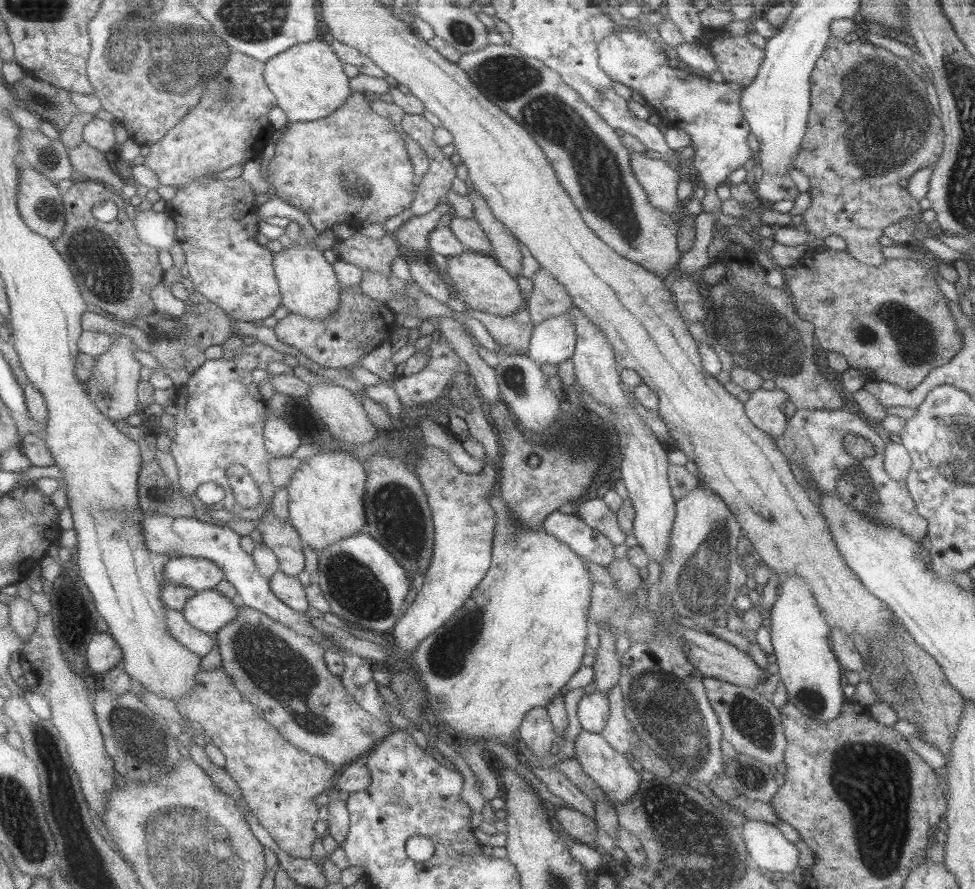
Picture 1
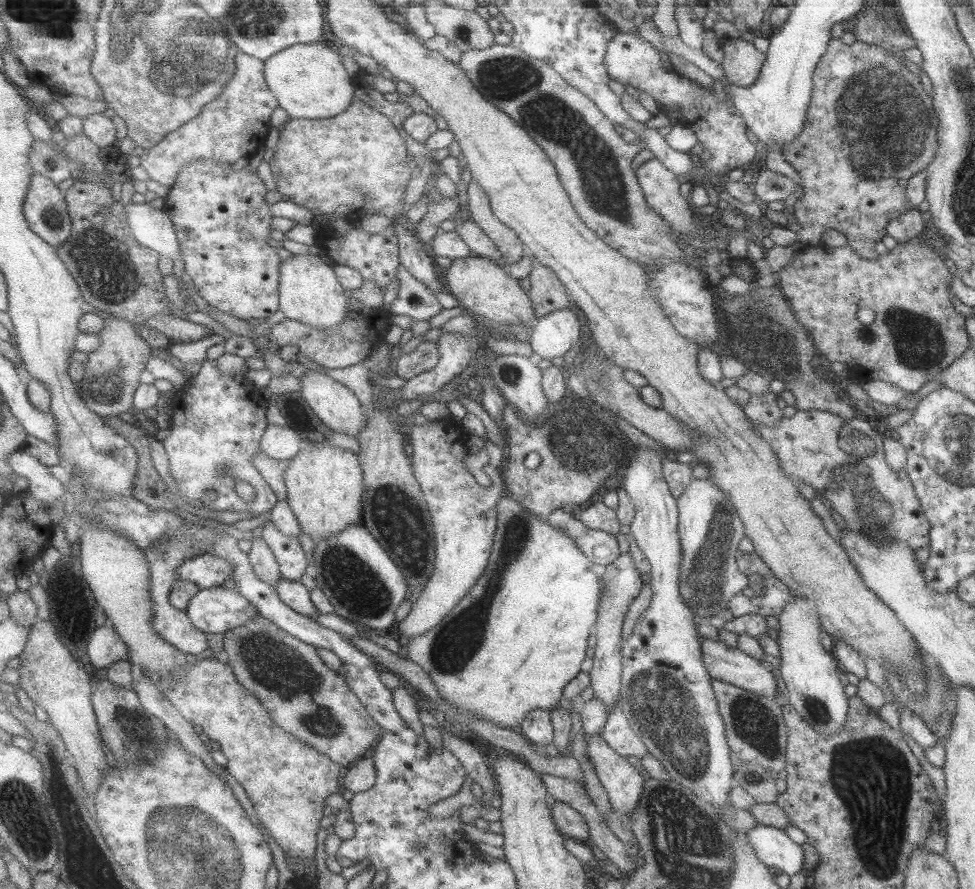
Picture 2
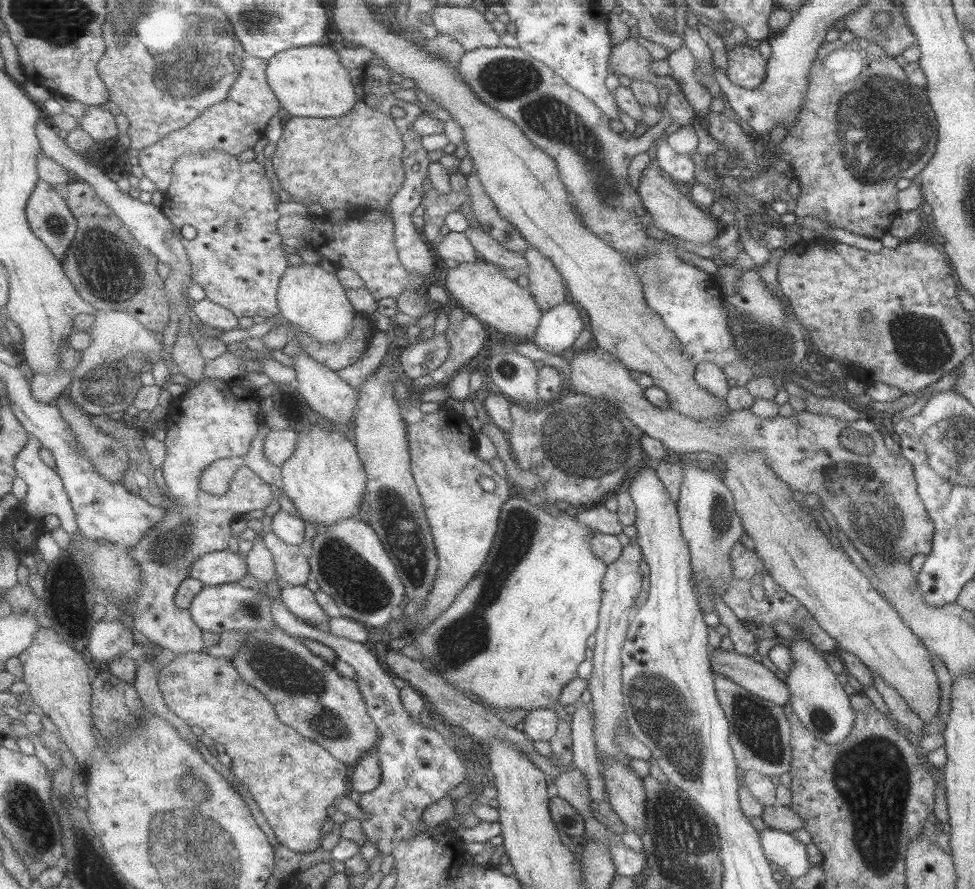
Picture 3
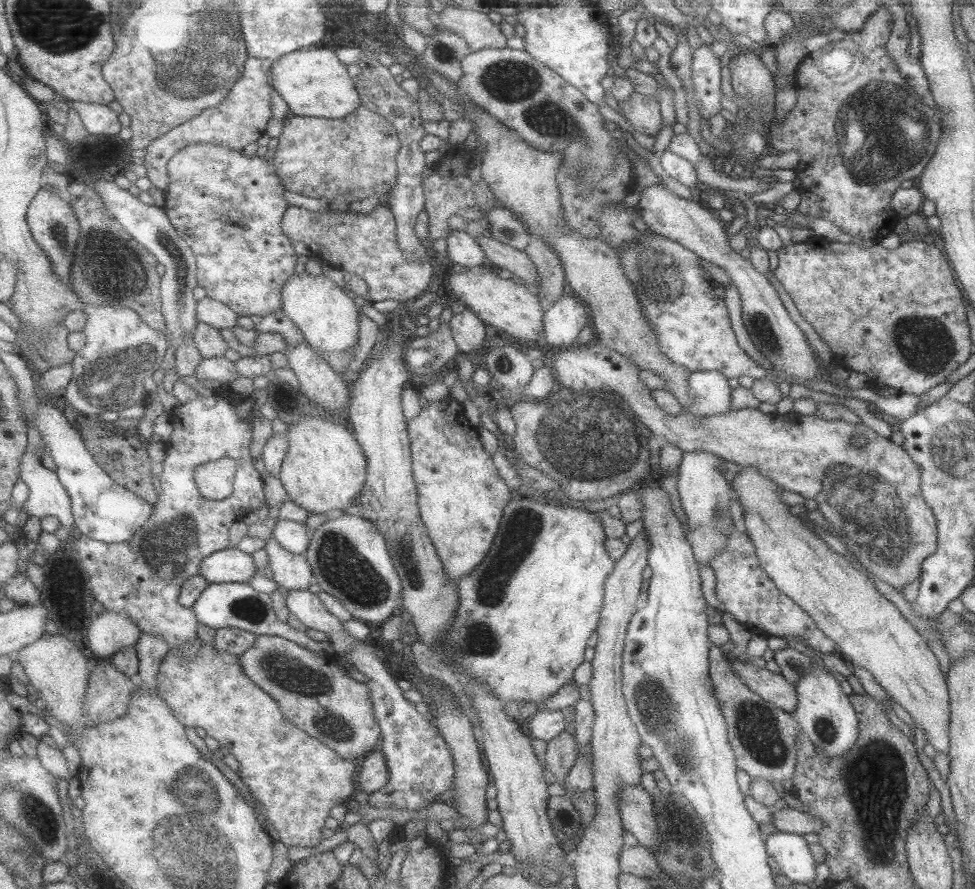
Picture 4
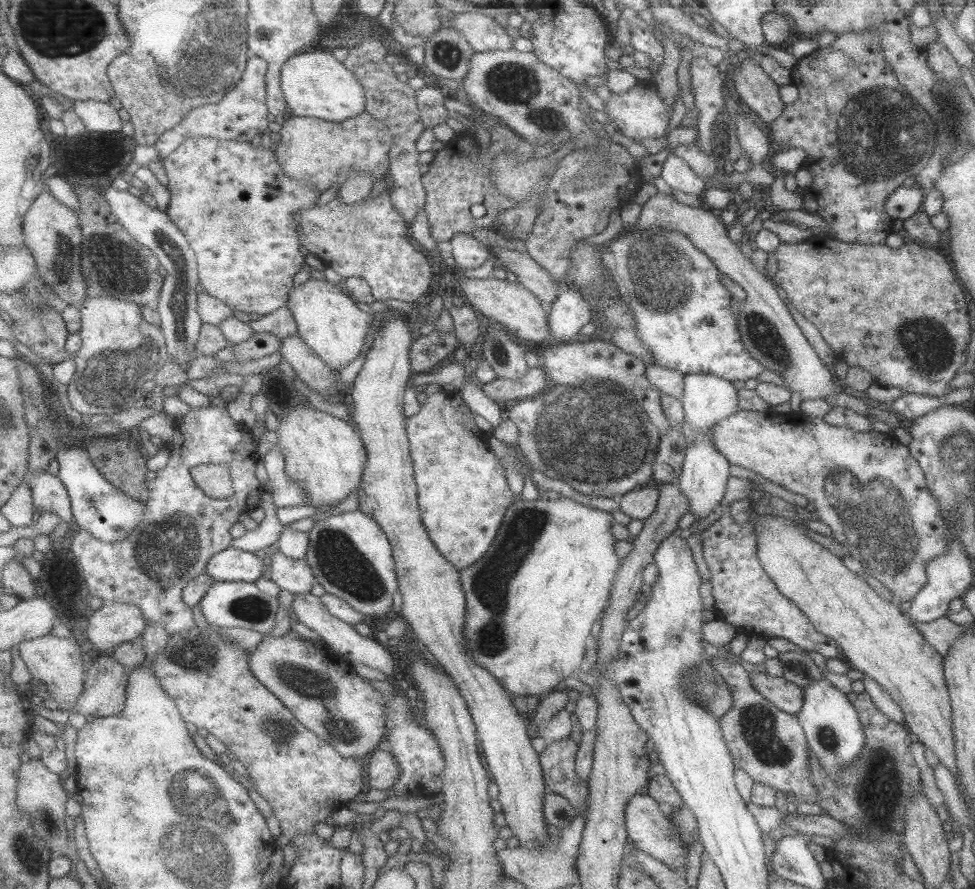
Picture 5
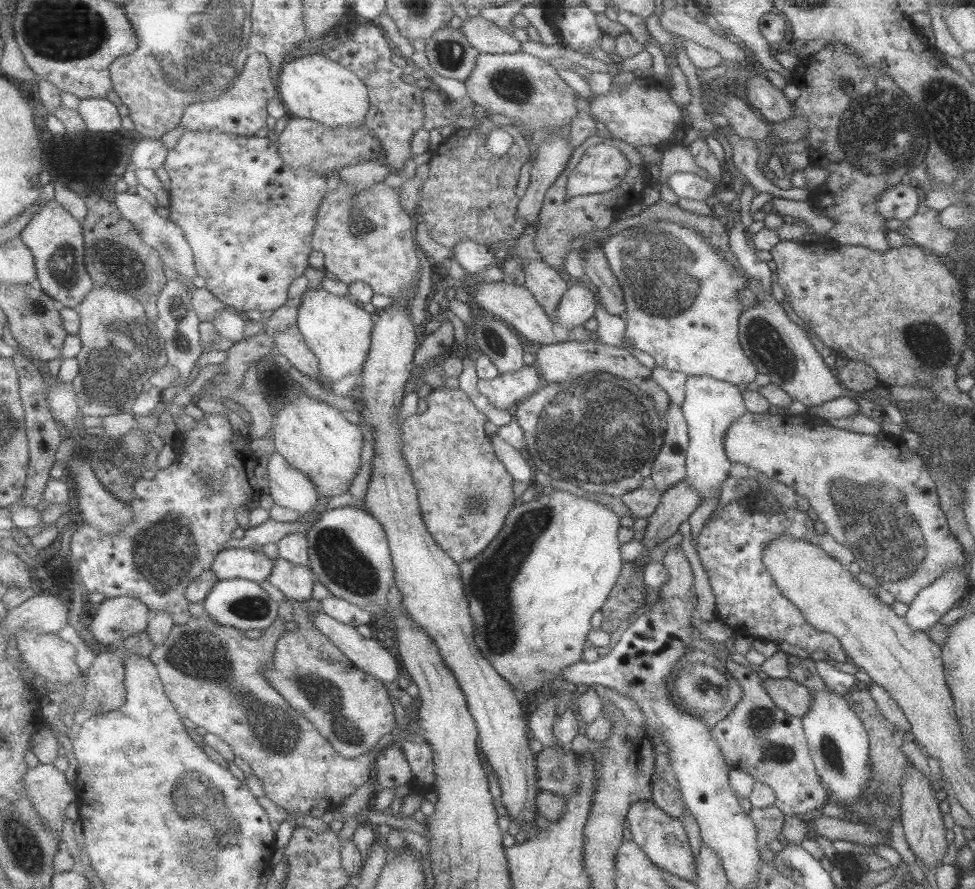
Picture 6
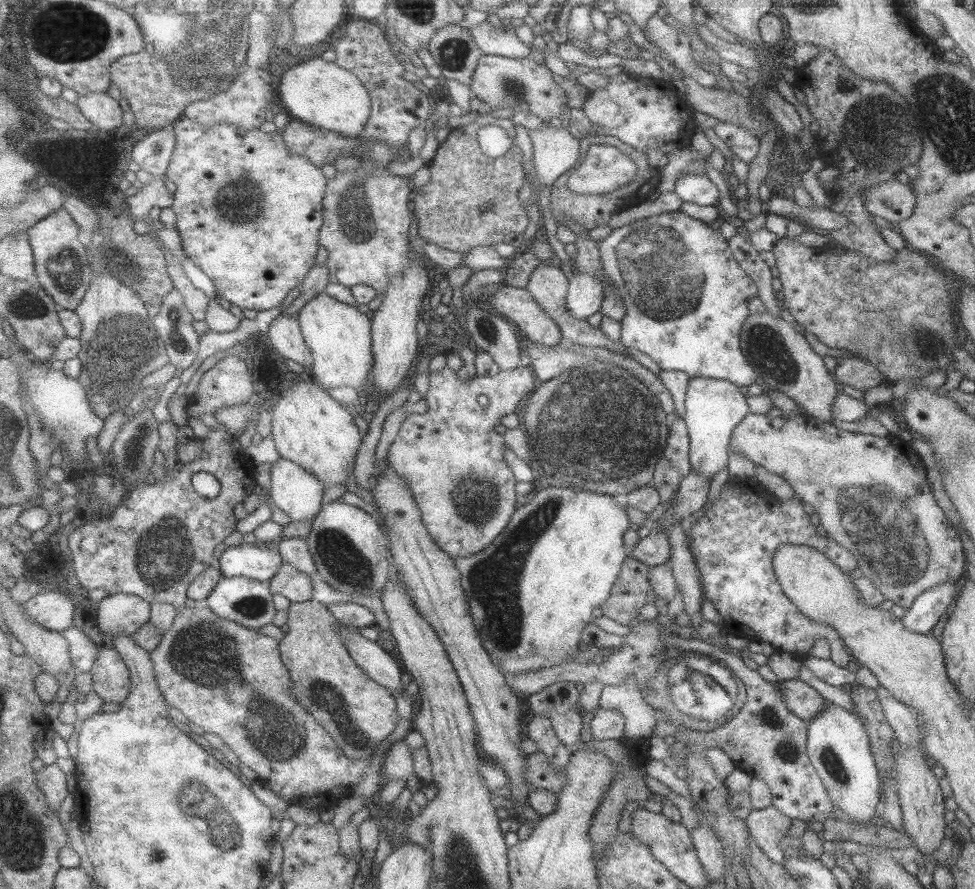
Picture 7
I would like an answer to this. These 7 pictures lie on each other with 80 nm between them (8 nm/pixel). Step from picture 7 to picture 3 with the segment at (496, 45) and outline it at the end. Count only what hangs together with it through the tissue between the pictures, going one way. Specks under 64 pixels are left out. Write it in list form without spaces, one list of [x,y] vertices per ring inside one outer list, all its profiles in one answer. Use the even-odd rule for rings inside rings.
[[[436,4],[429,21],[438,33],[454,36],[469,52],[501,45],[501,35],[495,32],[485,14],[470,7]]]

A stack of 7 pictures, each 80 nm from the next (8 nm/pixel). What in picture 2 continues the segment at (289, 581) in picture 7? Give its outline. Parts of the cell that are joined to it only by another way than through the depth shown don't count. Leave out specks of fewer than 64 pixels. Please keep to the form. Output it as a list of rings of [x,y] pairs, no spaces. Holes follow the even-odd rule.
[[[273,521],[264,523],[261,537],[274,550],[283,579],[299,581],[311,564],[297,535],[286,535]]]

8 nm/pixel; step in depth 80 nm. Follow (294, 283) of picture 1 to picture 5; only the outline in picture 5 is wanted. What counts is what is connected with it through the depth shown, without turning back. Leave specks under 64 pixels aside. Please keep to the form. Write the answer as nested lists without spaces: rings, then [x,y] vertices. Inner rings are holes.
[[[310,278],[301,286],[294,286],[291,289],[288,302],[288,307],[298,322],[300,337],[329,364],[334,372],[338,373],[339,370],[343,370],[347,364],[351,364],[361,354],[361,346],[365,344],[367,332],[371,324],[375,322],[375,318],[373,318],[373,313],[366,312],[344,289],[325,280]]]

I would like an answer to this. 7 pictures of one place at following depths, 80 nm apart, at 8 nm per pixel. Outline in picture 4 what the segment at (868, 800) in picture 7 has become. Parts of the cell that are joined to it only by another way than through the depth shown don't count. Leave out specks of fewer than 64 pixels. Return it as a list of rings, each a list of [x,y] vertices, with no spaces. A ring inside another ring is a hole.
[[[812,661],[811,670],[795,682],[797,704],[791,715],[799,726],[799,730],[813,742],[815,748],[823,752],[827,758],[843,756],[855,744],[857,738],[857,715],[848,696],[830,673],[823,672],[821,666]]]

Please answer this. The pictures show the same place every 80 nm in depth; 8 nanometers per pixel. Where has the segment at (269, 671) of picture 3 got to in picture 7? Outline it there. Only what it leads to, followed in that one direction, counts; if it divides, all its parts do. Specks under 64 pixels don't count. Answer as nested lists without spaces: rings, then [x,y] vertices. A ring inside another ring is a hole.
[[[309,600],[293,604],[289,632],[280,641],[285,667],[291,673],[292,695],[325,727],[348,758],[372,760],[383,740],[397,730],[397,700],[361,669],[343,643],[343,632],[360,634],[357,627],[339,623],[331,608]]]

